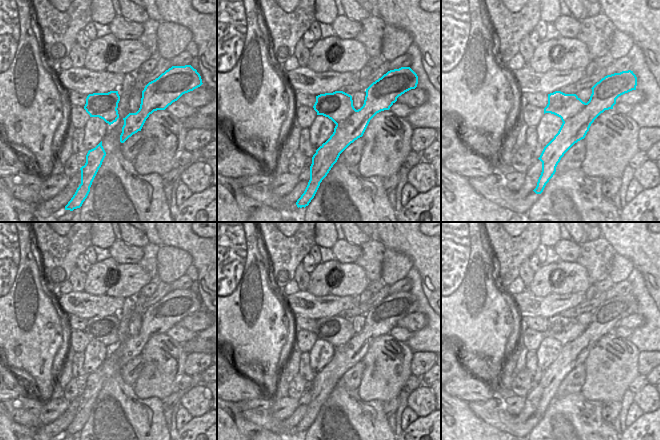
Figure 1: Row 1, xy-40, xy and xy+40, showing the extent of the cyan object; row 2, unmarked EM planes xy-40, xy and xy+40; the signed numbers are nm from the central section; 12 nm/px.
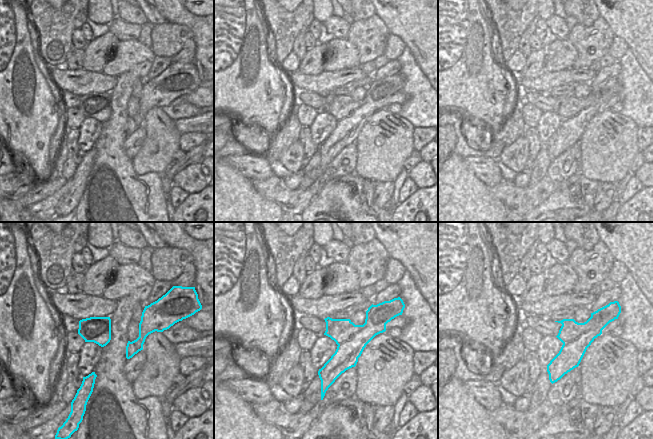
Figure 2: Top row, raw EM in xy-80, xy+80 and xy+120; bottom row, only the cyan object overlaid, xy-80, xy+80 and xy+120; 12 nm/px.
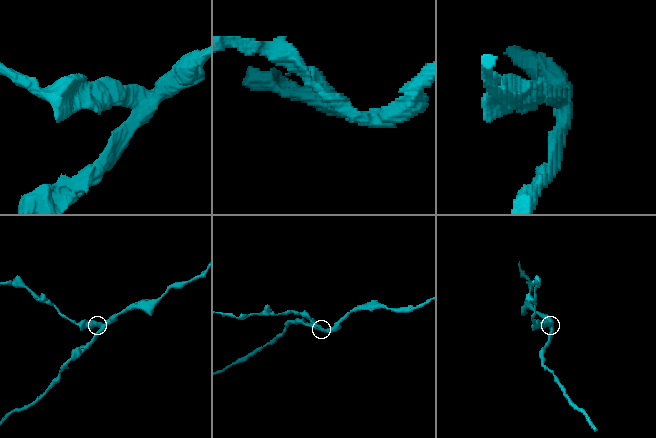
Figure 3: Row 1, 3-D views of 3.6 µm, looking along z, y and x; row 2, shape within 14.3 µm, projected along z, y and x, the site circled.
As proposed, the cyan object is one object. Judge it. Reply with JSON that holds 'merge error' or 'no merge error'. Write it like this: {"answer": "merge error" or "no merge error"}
{"answer": "merge error"}

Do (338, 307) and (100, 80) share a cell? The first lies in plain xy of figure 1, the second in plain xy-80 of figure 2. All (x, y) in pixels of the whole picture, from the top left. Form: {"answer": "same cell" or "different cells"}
{"answer": "same cell"}

